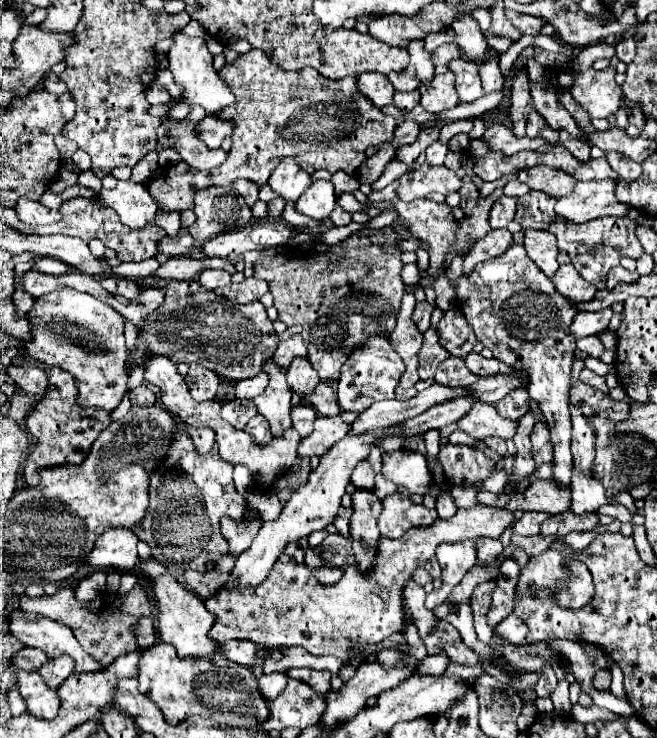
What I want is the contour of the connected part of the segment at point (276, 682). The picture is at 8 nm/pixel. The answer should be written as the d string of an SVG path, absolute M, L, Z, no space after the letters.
M273 672L273 674L261 674L261 678L257 678L257 690L259 694L265 698L265 702L273 702L279 692L283 692L283 688L287 686L287 674L279 674L279 672Z

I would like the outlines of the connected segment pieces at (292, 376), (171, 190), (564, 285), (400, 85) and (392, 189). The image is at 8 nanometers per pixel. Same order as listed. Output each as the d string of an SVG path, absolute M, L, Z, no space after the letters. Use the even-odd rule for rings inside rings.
M299 358L295 360L289 368L287 368L287 384L291 388L293 394L299 394L299 396L307 396L315 390L315 386L321 382L317 372L311 368L309 360L307 358Z
M251 48L247 54L241 54L241 56L237 58L235 64L225 64L225 66L221 68L219 74L223 76L223 80L227 80L227 84L231 86L231 90L233 90L235 96L237 96L237 102L235 102L231 108L225 108L223 112L217 113L218 118L228 120L235 126L235 128L233 128L233 146L231 146L231 150L229 150L227 160L225 160L219 168L215 168L215 170L199 172L199 170L193 170L193 168L179 166L177 170L175 170L175 168L169 168L167 172L163 172L163 174L167 174L167 182L163 182L163 180L159 180L159 178L153 178L153 190L151 190L151 192L153 192L153 198L159 200L159 202L165 206L165 210L185 210L185 208L193 208L195 192L197 192L199 188L207 188L207 184L231 184L231 182L237 180L237 178L249 178L251 182L255 182L255 184L259 184L259 186L265 186L269 174L275 170L275 164L279 164L279 160L281 160L283 156L297 156L297 164L303 166L303 168L313 168L313 172L323 168L323 170L329 170L329 172L343 170L343 172L347 172L347 174L355 174L357 168L367 160L365 150L367 150L367 148L377 148L379 144L389 142L389 140L393 138L393 132L395 132L395 126L397 126L397 120L395 120L393 116L383 114L379 108L375 108L375 106L371 104L371 100L369 100L367 96L363 96L363 94L359 92L359 88L357 88L357 78L355 78L355 76L345 76L343 80L327 80L327 78L319 76L319 72L315 72L313 68L305 68L305 70L297 70L297 72L293 72L293 70L283 70L277 62L271 60L271 56L267 56L263 50L257 50L257 48Z
M563 264L555 276L551 278L559 290L561 296L573 300L573 302L589 302L595 296L595 286L587 284L587 280L581 278L581 274L575 270L573 264Z
M407 68L401 70L401 72L391 72L389 74L389 80L391 80L391 84L393 84L395 90L415 90L421 84L421 82L417 82L417 80L413 80L409 76Z
M421 164L417 170L411 170L403 174L401 178L393 180L389 186L383 190L375 190L369 194L373 202L379 200L393 200L399 198L403 202L411 202L415 198L425 198L431 192L441 192L441 194L451 194L461 188L461 180L455 176L445 166L429 166Z

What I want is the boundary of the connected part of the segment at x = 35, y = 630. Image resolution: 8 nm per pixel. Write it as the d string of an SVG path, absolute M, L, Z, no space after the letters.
M17 612L11 618L11 634L21 640L25 646L43 650L49 658L57 656L71 656L75 660L77 672L99 672L101 664L87 654L77 638L73 636L71 628L61 622L47 620L43 616Z

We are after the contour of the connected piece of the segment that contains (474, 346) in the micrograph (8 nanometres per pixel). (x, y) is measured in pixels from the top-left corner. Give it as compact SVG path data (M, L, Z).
M451 308L445 312L443 320L439 322L439 342L451 354L465 358L471 350L481 352L483 344L467 324L463 312L459 308Z

